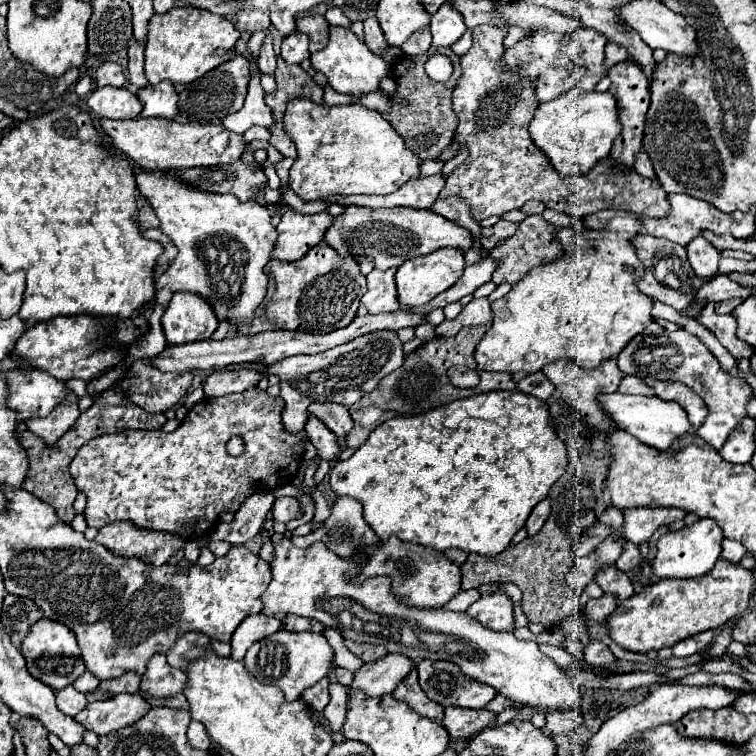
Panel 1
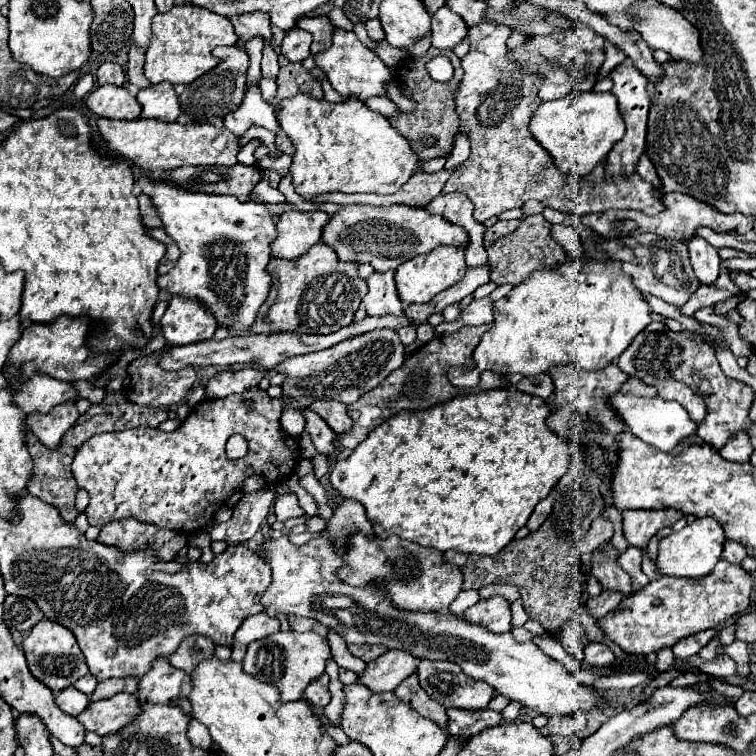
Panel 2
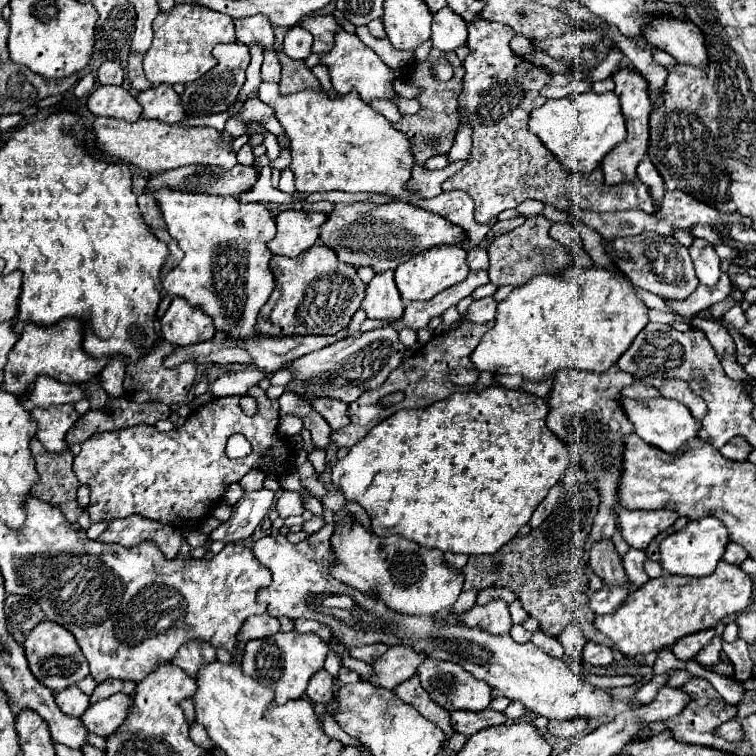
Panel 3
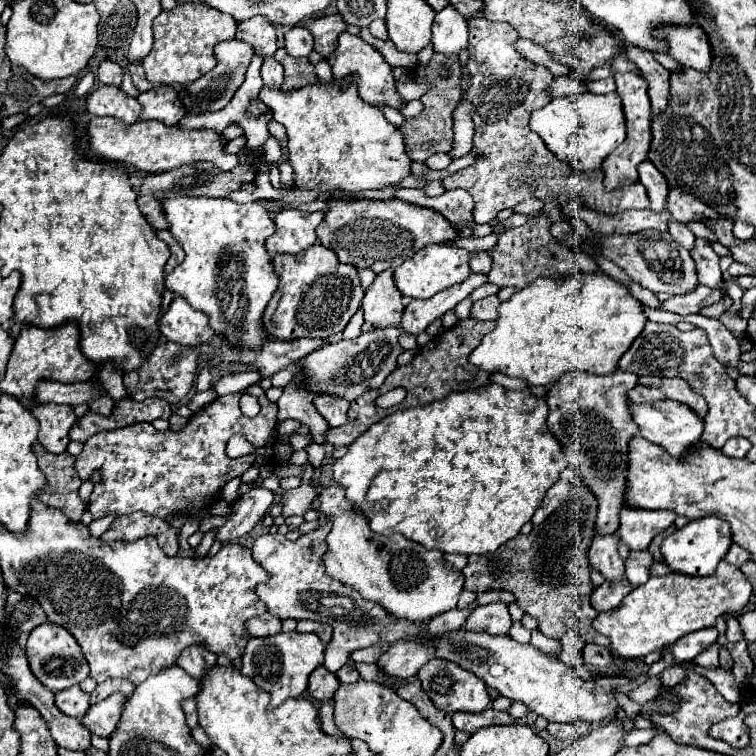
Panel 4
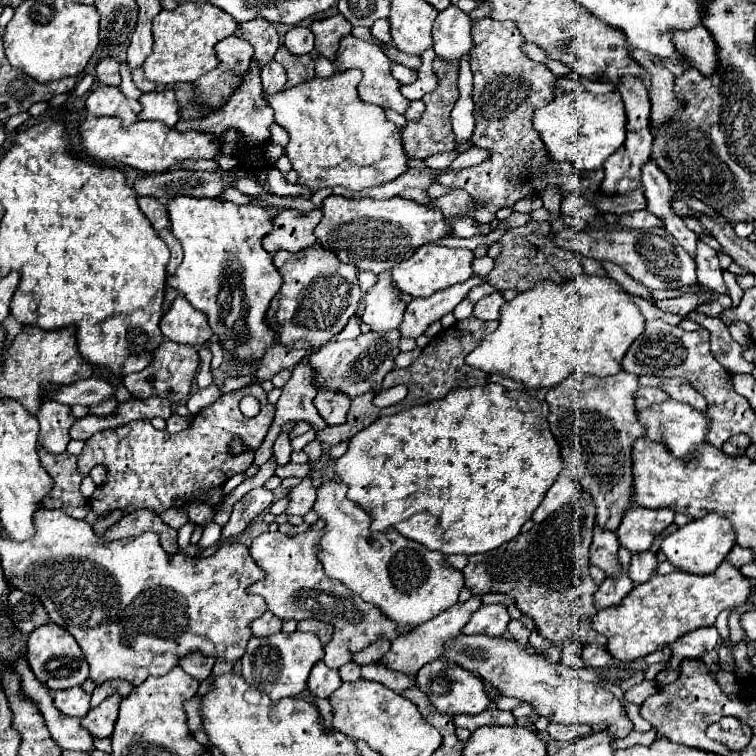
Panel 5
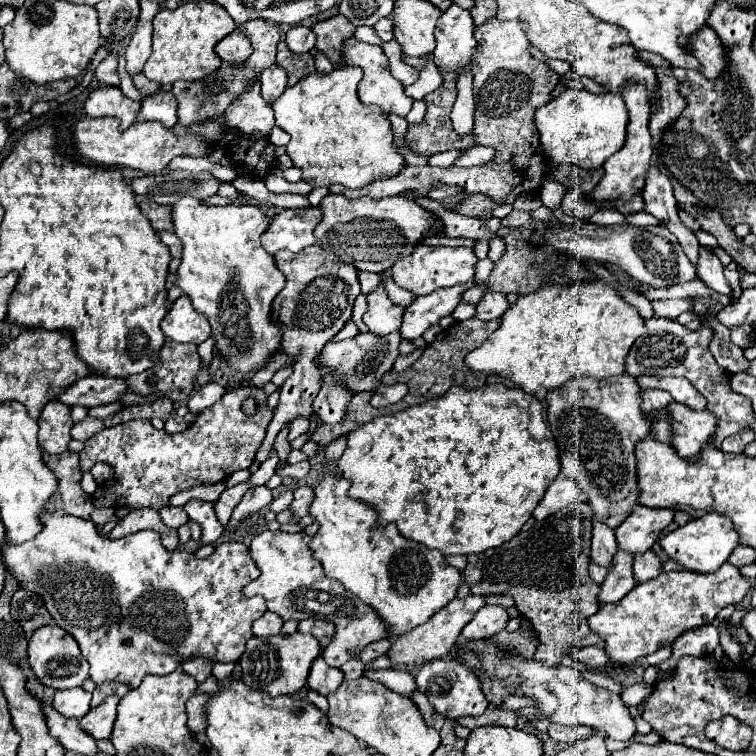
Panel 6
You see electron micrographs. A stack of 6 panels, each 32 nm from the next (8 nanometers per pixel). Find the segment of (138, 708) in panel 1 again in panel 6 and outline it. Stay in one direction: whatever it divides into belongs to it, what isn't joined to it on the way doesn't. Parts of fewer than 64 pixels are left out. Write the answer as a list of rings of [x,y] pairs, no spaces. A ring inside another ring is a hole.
[[[110,696],[106,698],[100,706],[92,708],[82,720],[80,726],[84,730],[90,732],[92,738],[102,740],[102,738],[110,738],[112,728],[114,728],[114,720],[116,720],[116,706],[118,706],[120,698],[118,696]]]

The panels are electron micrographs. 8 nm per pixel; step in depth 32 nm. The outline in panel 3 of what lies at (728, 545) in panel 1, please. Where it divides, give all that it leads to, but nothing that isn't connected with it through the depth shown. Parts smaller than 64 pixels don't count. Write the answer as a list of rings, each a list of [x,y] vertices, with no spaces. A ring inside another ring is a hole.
[[[728,542],[728,546],[726,546],[726,552],[724,552],[724,556],[722,556],[726,562],[732,562],[732,564],[736,564],[736,566],[740,566],[746,558],[748,558],[748,554],[744,552],[744,548],[740,546],[740,544],[734,544],[734,542]]]

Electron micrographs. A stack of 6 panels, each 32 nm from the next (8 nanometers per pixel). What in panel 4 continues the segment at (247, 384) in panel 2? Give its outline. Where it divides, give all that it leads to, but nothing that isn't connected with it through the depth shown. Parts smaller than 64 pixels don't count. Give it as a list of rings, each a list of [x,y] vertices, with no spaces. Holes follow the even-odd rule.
[[[259,371],[230,374],[220,378],[212,388],[216,390],[218,396],[243,393],[249,386],[257,383],[257,381],[259,382],[261,378]]]

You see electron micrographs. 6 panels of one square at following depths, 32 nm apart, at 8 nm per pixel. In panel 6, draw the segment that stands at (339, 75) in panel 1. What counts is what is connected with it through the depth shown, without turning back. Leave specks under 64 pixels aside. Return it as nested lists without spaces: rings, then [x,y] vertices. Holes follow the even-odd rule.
[[[354,36],[346,38],[344,40],[344,50],[342,50],[342,66],[358,66],[358,68],[362,68],[364,78],[358,84],[358,98],[364,104],[380,106],[382,112],[386,112],[386,114],[388,112],[394,112],[398,116],[406,116],[408,114],[408,110],[410,110],[410,106],[412,106],[414,100],[404,94],[404,86],[390,74],[388,58],[386,58],[386,54],[384,54],[384,50],[380,46],[360,42]]]

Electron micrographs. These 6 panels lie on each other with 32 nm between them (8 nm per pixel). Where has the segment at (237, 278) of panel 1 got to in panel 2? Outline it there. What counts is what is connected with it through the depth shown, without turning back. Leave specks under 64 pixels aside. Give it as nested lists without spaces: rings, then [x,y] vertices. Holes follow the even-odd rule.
[[[140,176],[140,186],[142,194],[150,196],[156,206],[166,234],[180,248],[180,258],[168,274],[158,278],[158,288],[202,300],[218,324],[234,334],[250,330],[258,308],[270,292],[266,264],[270,262],[270,244],[276,238],[276,226],[266,204],[240,202],[236,196],[190,192],[172,182],[156,182],[152,176]]]

